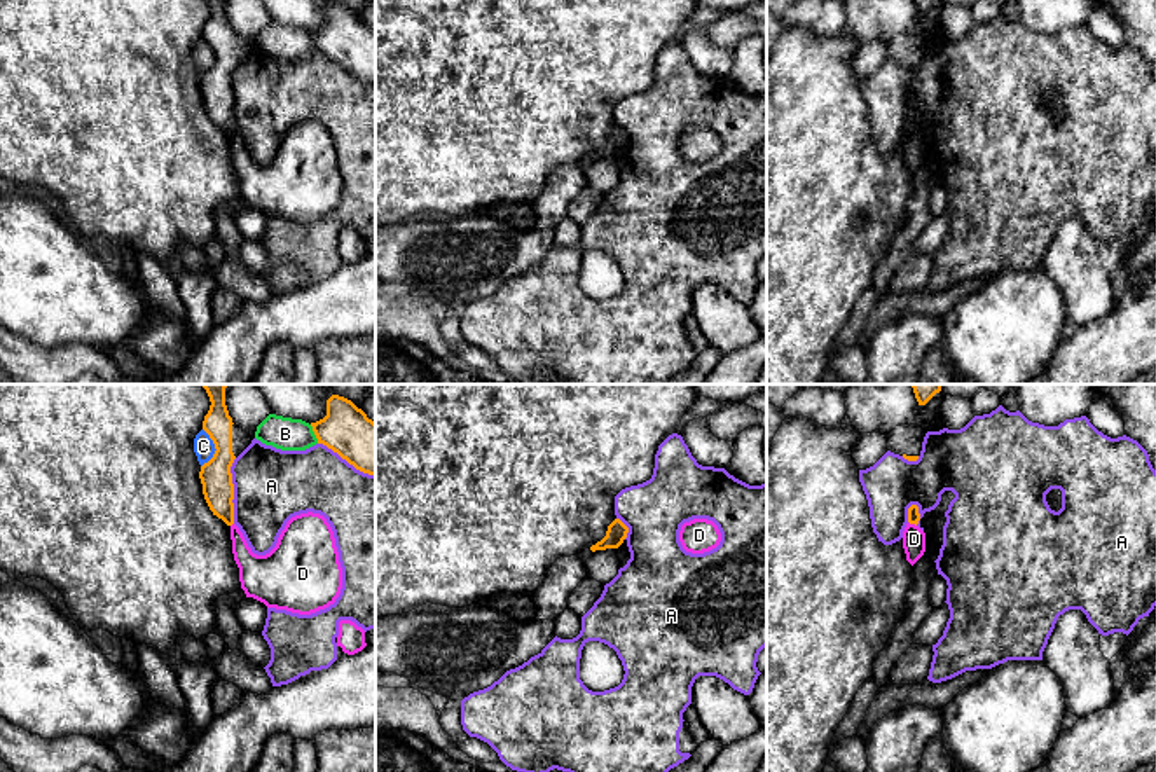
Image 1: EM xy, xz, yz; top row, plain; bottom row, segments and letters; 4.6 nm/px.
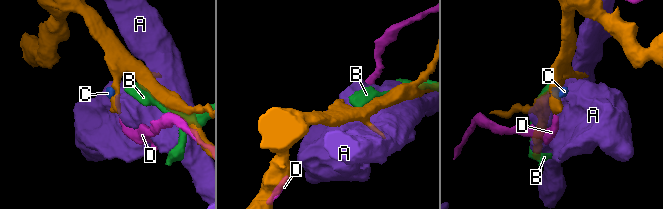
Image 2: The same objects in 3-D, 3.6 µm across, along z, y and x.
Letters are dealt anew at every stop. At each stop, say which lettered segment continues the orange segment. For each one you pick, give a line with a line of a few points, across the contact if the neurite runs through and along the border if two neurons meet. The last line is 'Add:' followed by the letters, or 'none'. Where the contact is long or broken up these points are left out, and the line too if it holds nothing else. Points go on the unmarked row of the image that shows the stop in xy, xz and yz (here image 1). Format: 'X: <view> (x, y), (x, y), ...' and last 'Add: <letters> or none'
Add: none

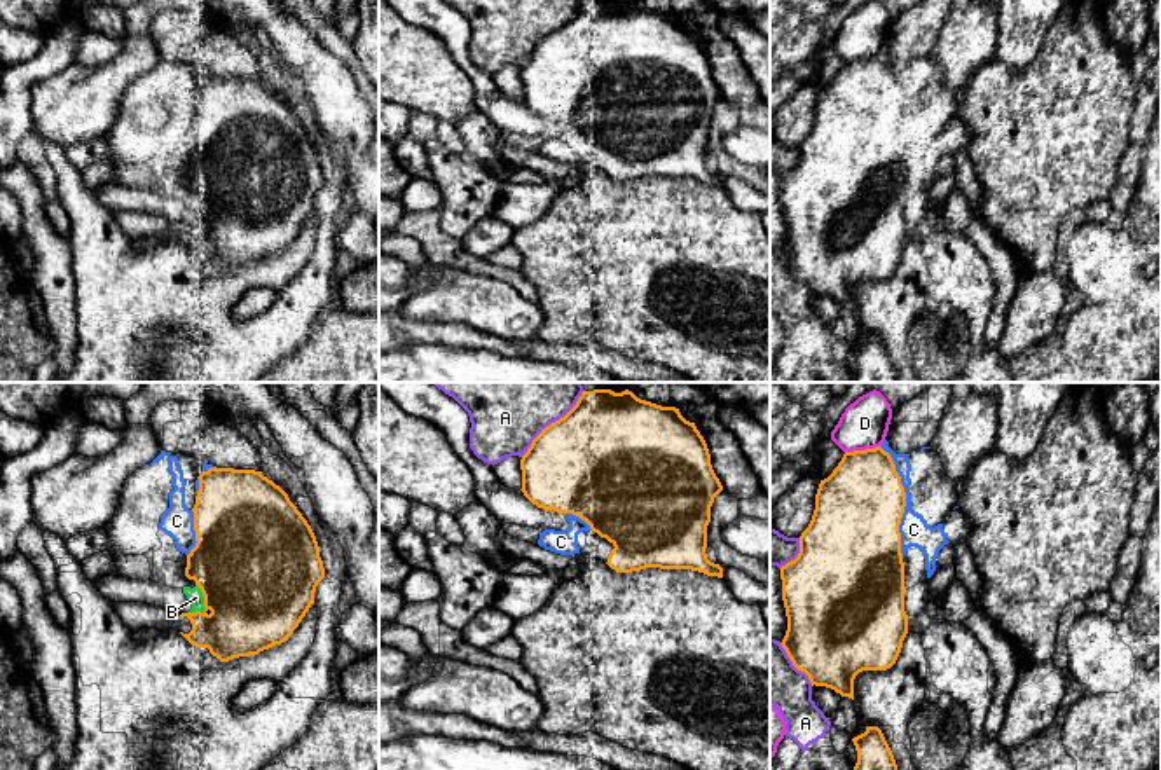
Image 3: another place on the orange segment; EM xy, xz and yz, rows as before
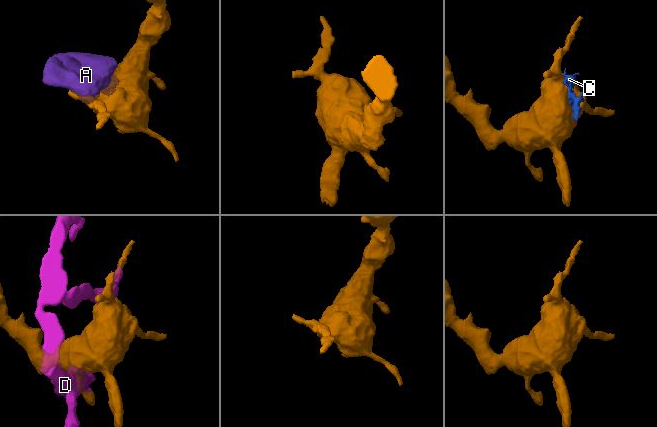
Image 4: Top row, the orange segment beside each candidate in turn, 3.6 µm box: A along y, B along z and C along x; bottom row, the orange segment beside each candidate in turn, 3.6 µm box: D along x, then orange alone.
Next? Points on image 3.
Add: C

